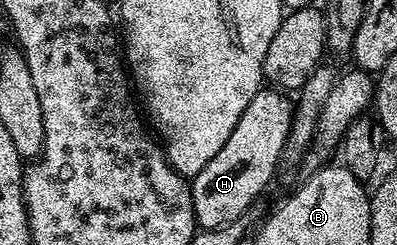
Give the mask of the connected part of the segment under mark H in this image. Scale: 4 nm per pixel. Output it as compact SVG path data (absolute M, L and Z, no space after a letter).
M262 87L261 91L251 98L251 106L243 110L239 122L235 122L235 130L231 130L231 138L223 142L219 154L199 170L197 176L192 177L193 205L195 206L195 218L202 229L227 226L231 222L242 219L245 211L253 204L253 199L268 186L273 180L273 171L278 171L281 162L281 151L287 142L287 134L291 130L294 105L288 100L288 95L274 90L272 87Z

